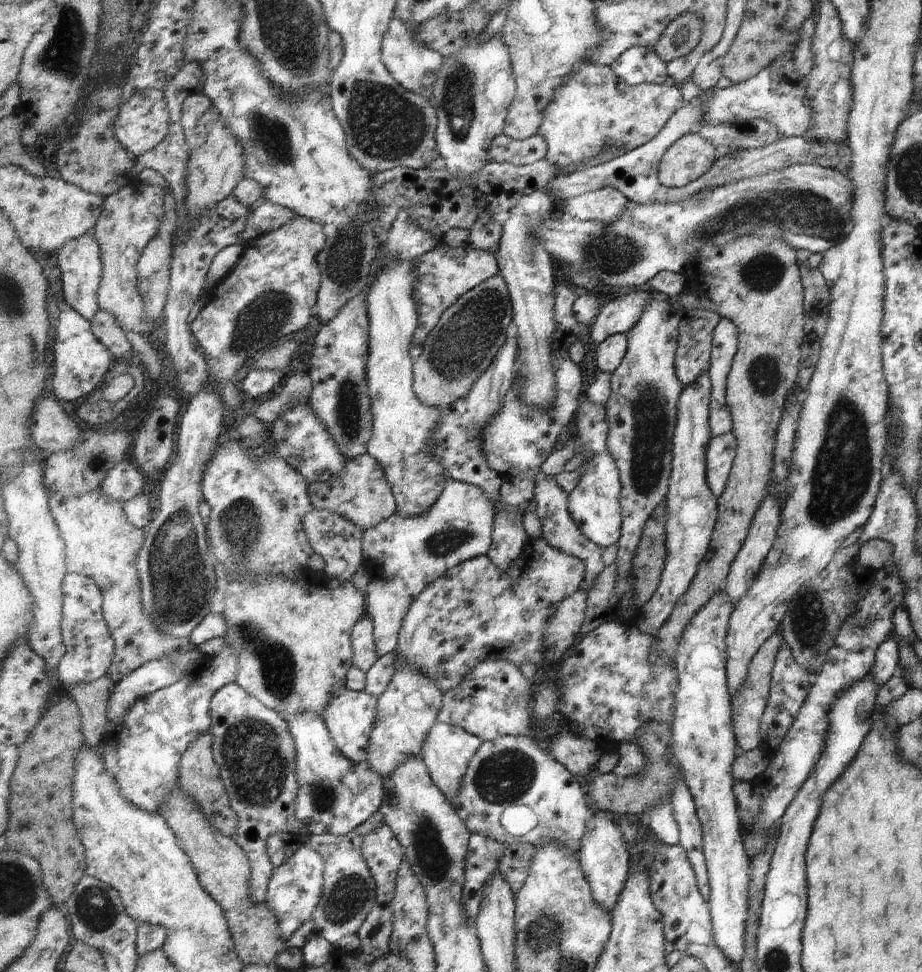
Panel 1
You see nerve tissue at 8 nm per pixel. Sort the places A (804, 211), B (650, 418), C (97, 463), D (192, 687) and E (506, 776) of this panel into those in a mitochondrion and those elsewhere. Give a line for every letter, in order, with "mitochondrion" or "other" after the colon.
A: mitochondrion
B: mitochondrion
C: other
D: other
E: mitochondrion

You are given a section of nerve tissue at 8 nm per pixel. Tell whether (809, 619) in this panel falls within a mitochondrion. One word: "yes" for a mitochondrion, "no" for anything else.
yes

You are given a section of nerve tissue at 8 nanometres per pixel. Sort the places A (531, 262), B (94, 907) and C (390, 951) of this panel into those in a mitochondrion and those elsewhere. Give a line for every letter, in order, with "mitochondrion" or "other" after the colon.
A: mitochondrion
B: mitochondrion
C: other

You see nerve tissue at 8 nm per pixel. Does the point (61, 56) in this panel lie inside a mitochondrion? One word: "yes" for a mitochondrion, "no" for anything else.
yes

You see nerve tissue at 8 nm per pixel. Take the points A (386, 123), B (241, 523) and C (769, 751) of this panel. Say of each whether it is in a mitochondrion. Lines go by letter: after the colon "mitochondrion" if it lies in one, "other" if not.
A: mitochondrion
B: mitochondrion
C: other

